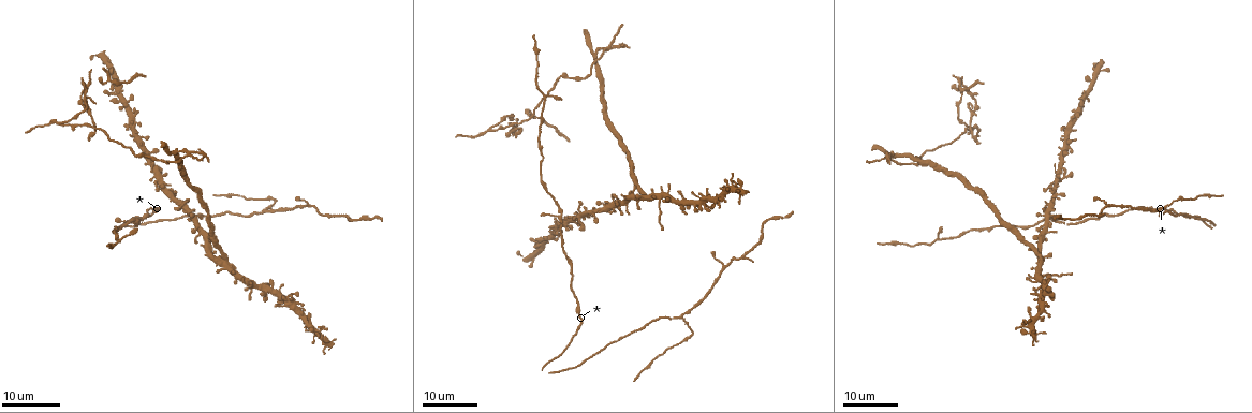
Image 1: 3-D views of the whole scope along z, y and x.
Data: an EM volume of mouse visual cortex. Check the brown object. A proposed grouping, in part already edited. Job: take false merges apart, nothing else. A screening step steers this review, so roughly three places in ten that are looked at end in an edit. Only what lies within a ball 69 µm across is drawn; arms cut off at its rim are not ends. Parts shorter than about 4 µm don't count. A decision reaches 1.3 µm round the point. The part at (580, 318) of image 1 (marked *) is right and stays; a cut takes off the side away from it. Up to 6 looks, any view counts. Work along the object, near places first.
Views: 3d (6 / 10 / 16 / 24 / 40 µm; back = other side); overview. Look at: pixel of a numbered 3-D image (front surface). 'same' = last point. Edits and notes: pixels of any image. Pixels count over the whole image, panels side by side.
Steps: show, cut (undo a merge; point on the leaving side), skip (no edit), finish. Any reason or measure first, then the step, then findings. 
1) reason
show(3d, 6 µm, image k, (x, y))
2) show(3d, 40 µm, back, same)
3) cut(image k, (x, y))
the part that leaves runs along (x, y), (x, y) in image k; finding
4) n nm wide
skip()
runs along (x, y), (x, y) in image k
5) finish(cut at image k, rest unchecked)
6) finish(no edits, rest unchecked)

show(3d, 24 µm, image 1, (1039, 253))

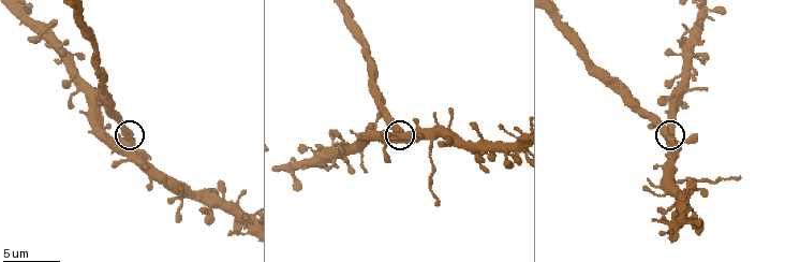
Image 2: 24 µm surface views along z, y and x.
closer look
show(3d, 10 µm, image 2, (133, 139))

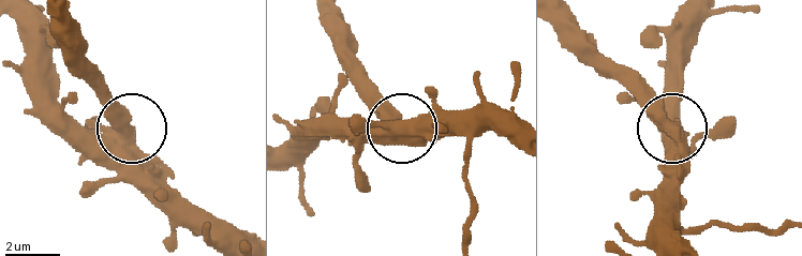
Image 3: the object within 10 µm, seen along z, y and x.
cut(image 3, (377, 115))
the part that leaves runs along (674, 130), (560, 14) in image 3; two neurons meet here

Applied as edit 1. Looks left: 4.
redraw
show(overview)

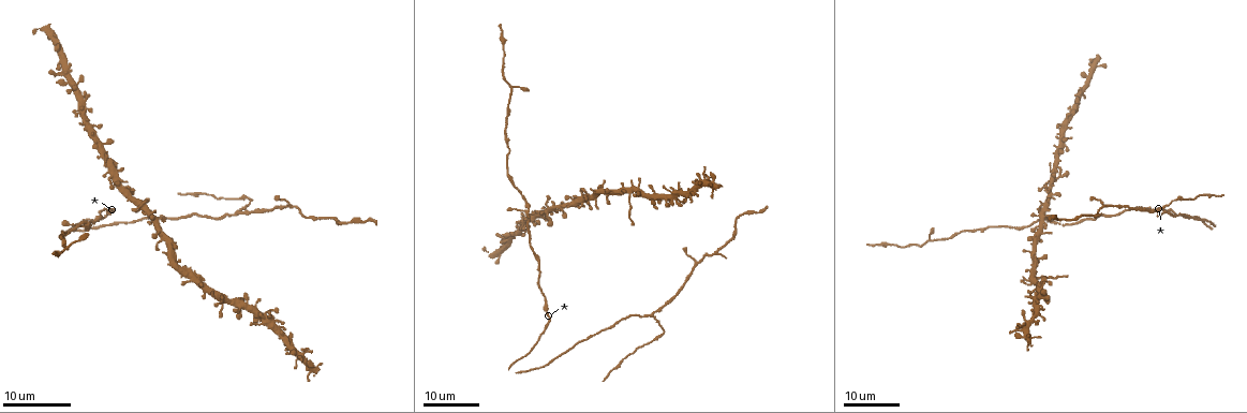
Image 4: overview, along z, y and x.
narrows sharply
show(3d, 24 µm, image 4, (689, 269))

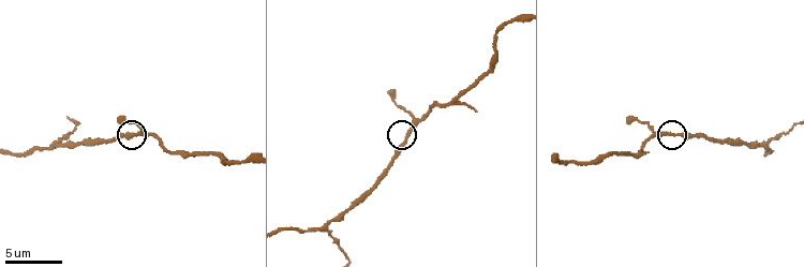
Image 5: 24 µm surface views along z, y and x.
zoom in
show(3d, 10 µm, image 5, (407, 136))

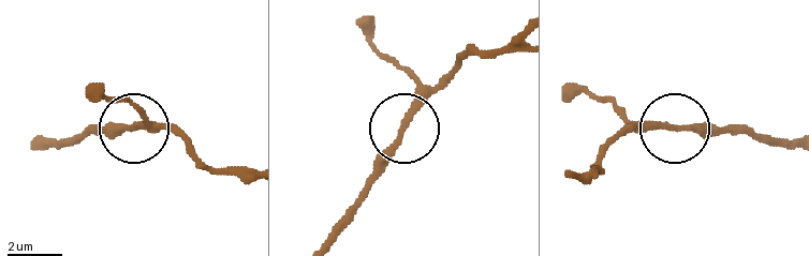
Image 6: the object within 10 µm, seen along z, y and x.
skip()
runs along (789, 147), (678, 126), (618, 131) in image 6; all the same neuron

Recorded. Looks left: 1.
show(3d, 10 µm, image 2, (431, 140))

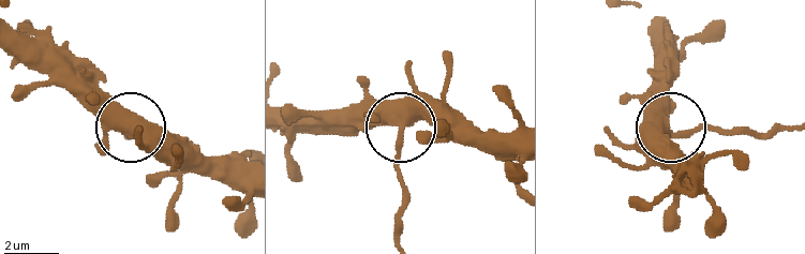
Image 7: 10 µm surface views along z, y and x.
side arm 6 µm
cut(image 7, (396, 166))
a second neuron is stuck on

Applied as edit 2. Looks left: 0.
finish(cut at image 3, cut at image 7, rest unchecked)

